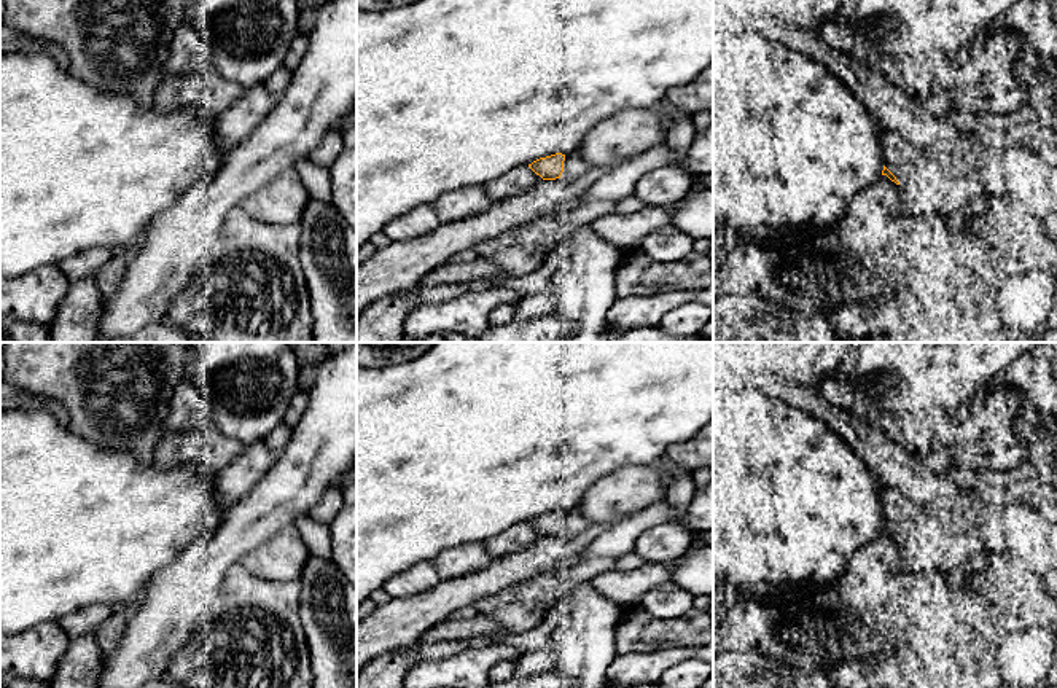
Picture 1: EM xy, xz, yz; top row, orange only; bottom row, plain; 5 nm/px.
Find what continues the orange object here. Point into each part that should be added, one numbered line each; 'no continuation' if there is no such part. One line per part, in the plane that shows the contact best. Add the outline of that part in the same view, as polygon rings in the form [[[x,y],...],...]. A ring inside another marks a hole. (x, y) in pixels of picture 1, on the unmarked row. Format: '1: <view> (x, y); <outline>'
1: xz (575, 523); [[[573,508],[565,513],[564,529],[560,532],[560,537],[562,538],[578,537],[591,526],[592,526],[592,522],[587,521],[581,511],[578,508]]]

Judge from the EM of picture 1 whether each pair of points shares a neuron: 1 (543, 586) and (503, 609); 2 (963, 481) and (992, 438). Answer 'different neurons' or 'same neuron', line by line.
1: same neuron
2: different neurons

